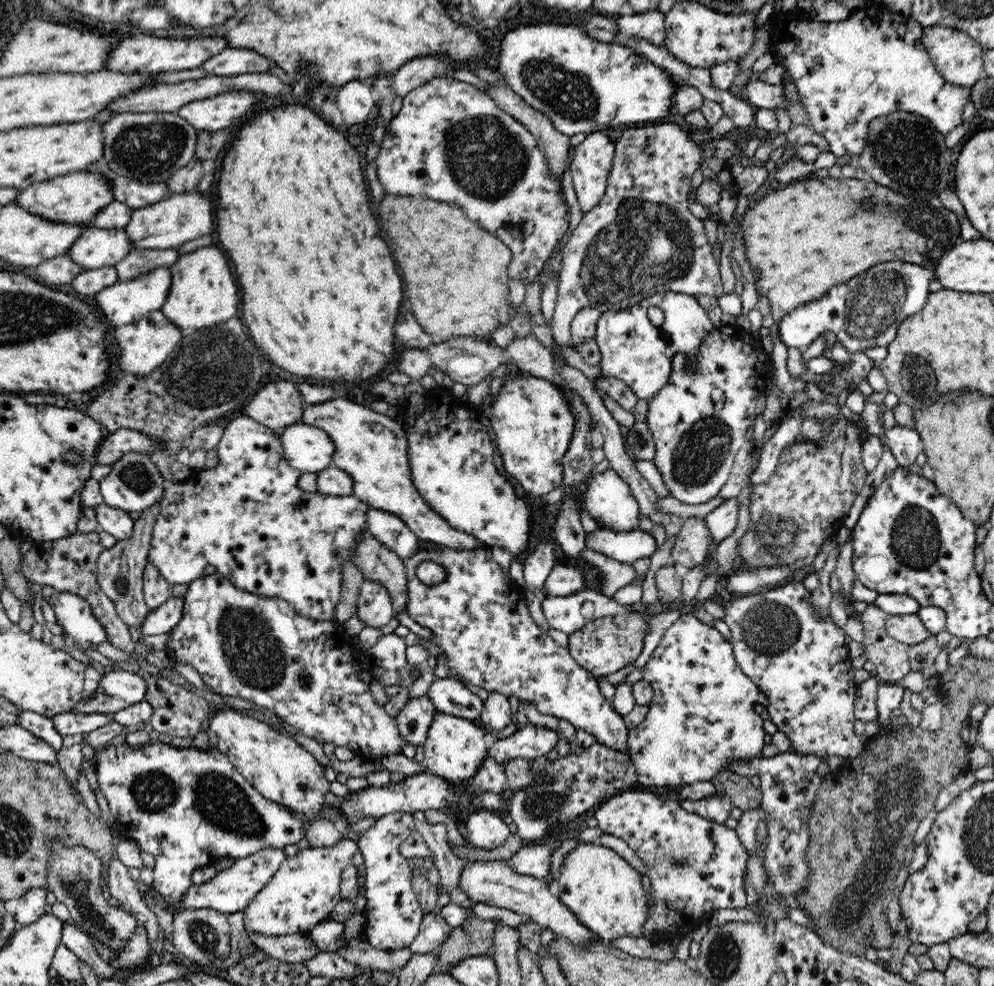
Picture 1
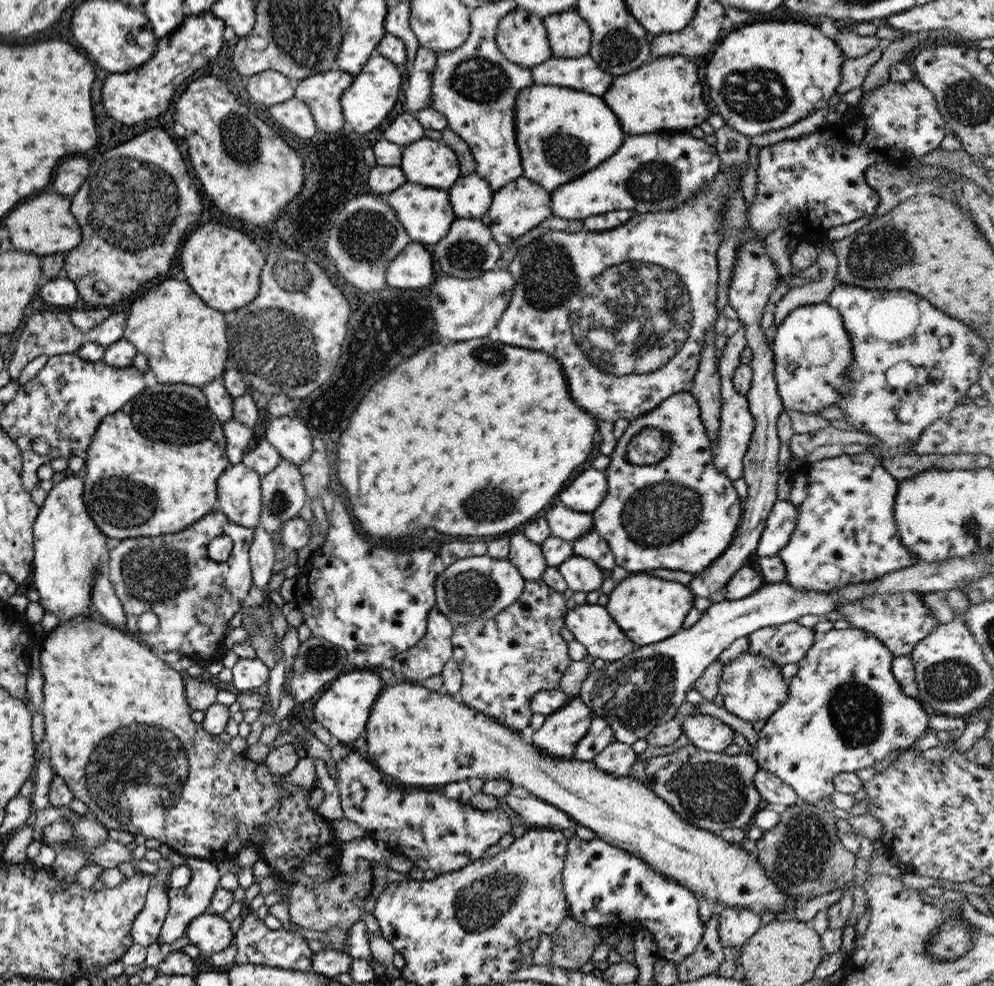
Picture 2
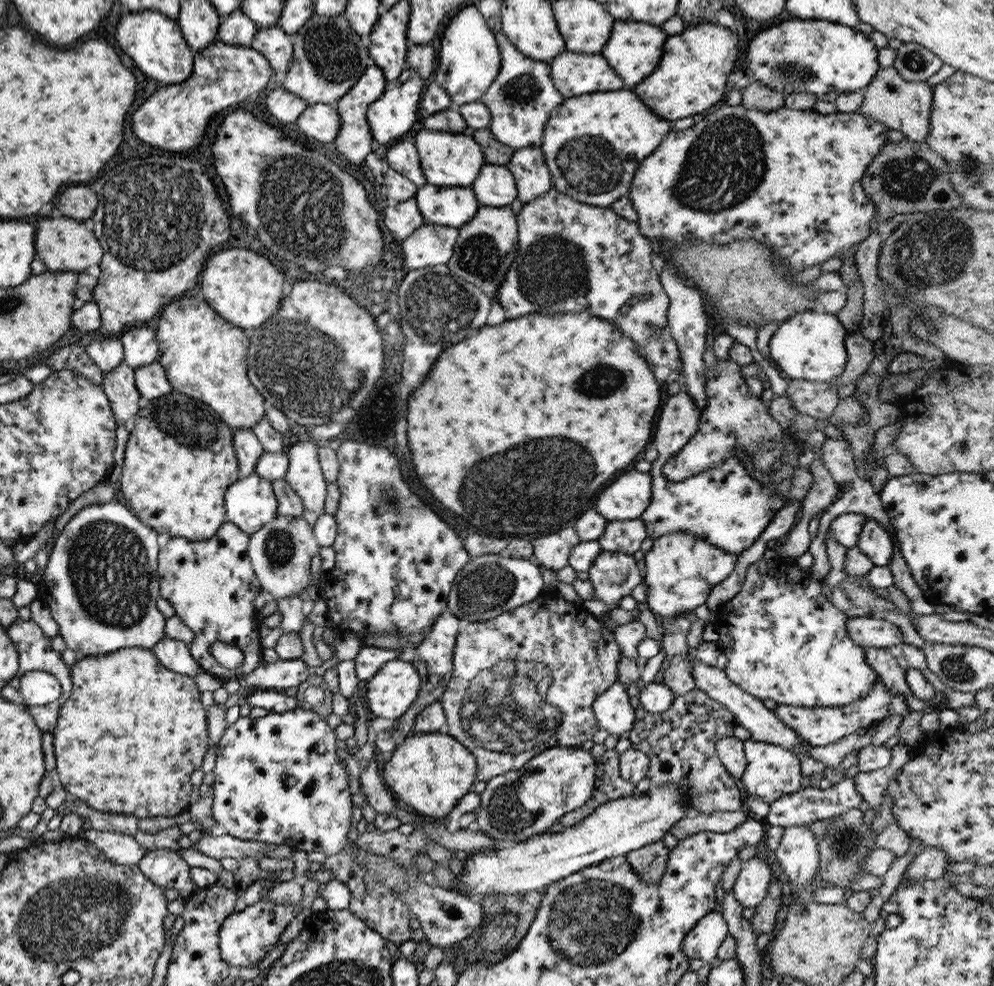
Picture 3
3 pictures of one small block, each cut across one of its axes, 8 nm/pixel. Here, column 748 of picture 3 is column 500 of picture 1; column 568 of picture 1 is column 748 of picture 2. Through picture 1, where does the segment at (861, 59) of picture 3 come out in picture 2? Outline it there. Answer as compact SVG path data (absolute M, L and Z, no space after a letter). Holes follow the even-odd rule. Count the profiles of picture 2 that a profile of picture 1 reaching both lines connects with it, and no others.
M782 20L764 22L764 24L741 25L723 35L714 47L712 58L706 66L706 82L710 86L710 98L714 100L717 113L726 124L748 137L758 136L780 130L808 118L817 109L822 109L836 93L842 80L842 61L846 59L840 47L825 35L818 27L801 20ZM814 86L820 90L822 98L818 102L809 102L804 97L806 88Z

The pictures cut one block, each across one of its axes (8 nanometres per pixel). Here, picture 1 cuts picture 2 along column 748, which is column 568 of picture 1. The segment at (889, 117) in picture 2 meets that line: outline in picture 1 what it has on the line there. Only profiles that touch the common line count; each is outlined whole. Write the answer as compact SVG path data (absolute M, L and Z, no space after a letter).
M434 77L403 96L402 108L387 126L375 160L380 184L396 196L424 194L426 198L458 204L470 220L498 236L512 252L508 276L531 282L543 274L548 260L560 247L570 224L569 208L560 179L548 167L536 137L518 120L496 106L486 92L468 82Z

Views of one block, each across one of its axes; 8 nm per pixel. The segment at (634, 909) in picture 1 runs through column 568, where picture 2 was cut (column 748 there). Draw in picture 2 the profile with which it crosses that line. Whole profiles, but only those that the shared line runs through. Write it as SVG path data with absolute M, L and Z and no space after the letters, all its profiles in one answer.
M396 682L394 686L384 685L376 704L372 706L366 739L369 755L372 762L386 777L399 785L412 786L442 786L460 782L462 779L474 778L504 778L512 786L521 787L530 796L536 796L544 802L566 813L572 821L586 827L597 834L597 838L621 848L630 854L641 858L652 870L660 873L667 879L679 882L693 893L703 892L703 896L710 902L721 902L725 908L737 906L749 908L760 914L777 912L780 918L792 918L795 902L785 904L785 892L770 877L764 874L763 866L759 863L756 854L747 853L742 847L730 844L718 833L700 830L680 816L645 784L630 776L617 777L600 770L592 761L577 759L560 760L550 758L548 754L540 752L533 743L524 744L521 732L514 732L510 727L484 716L461 703L457 697L450 696L442 691L431 692L421 685L422 682Z

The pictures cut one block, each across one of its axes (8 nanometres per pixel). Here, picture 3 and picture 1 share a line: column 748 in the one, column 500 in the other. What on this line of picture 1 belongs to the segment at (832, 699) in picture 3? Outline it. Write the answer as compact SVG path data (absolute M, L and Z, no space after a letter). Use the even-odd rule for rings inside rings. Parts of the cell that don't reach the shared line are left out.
M489 547L472 550L444 549L440 551L419 551L412 558L404 559L408 587L408 602L405 612L420 626L433 632L434 644L444 650L444 666L448 666L462 678L462 684L483 688L490 693L516 696L524 703L535 706L542 715L567 720L577 729L586 730L597 743L613 750L630 752L628 731L624 718L600 692L598 680L582 668L566 647L558 645L553 637L532 619L528 611L525 591L512 579L508 579L502 568L492 559ZM422 561L434 561L446 568L444 582L426 586L415 570Z

